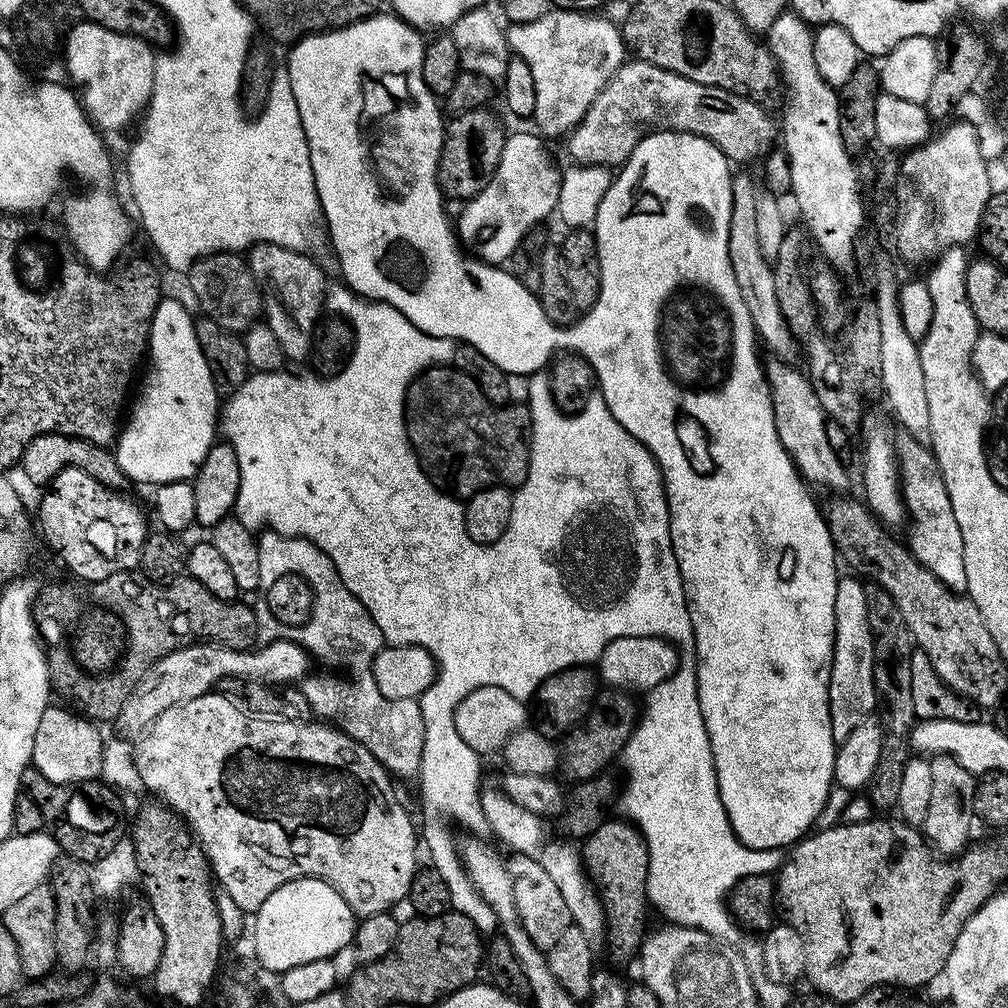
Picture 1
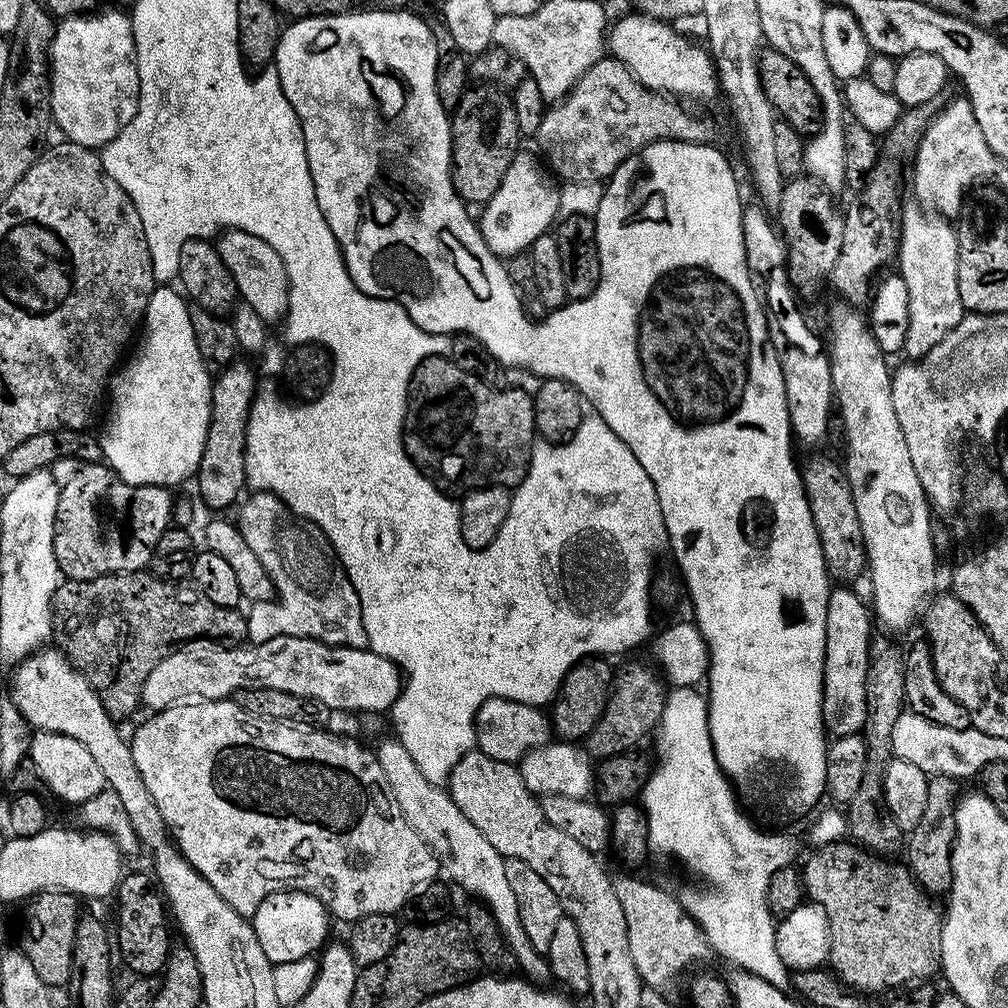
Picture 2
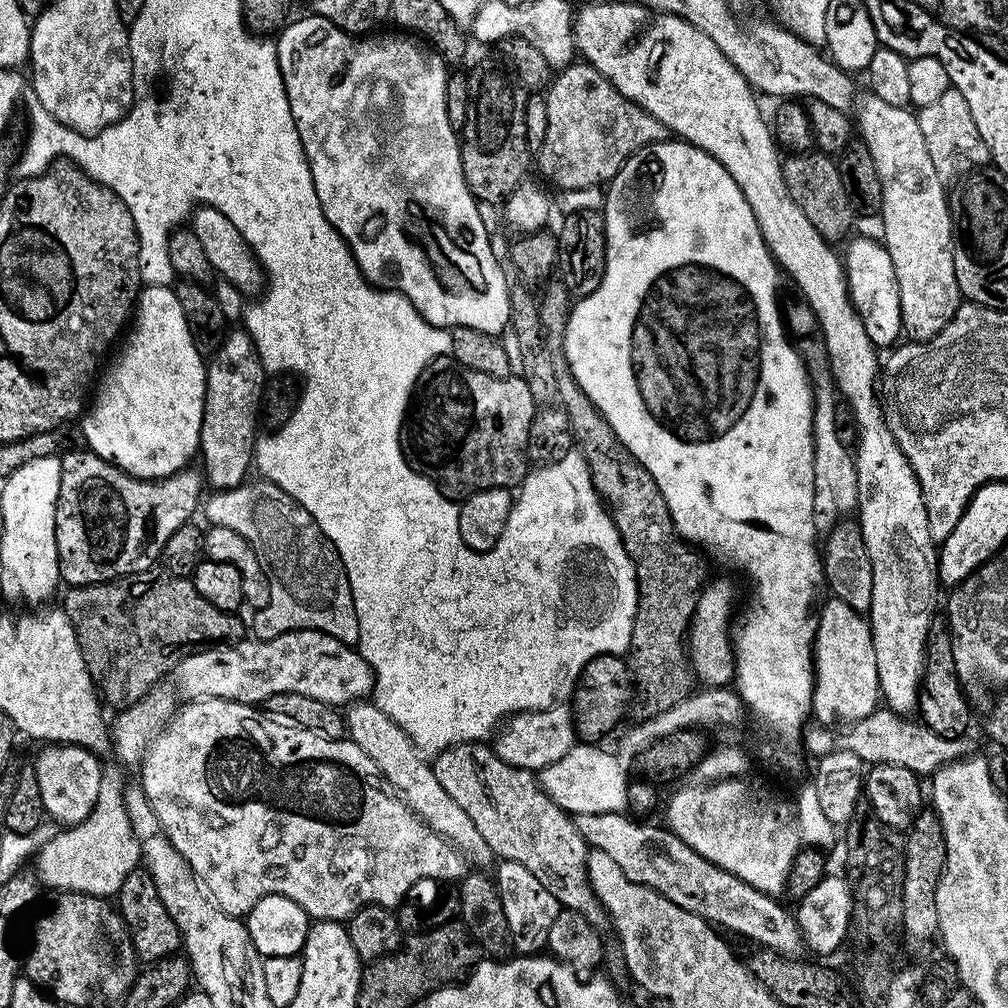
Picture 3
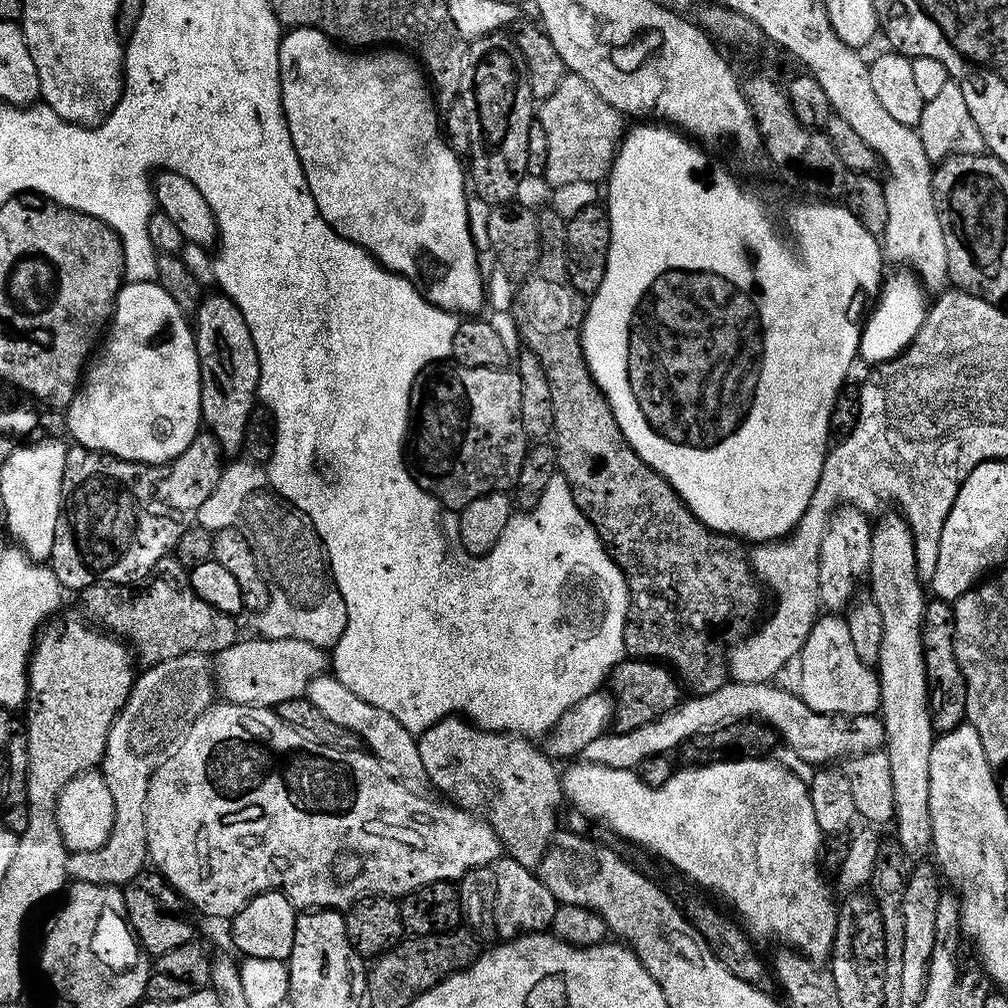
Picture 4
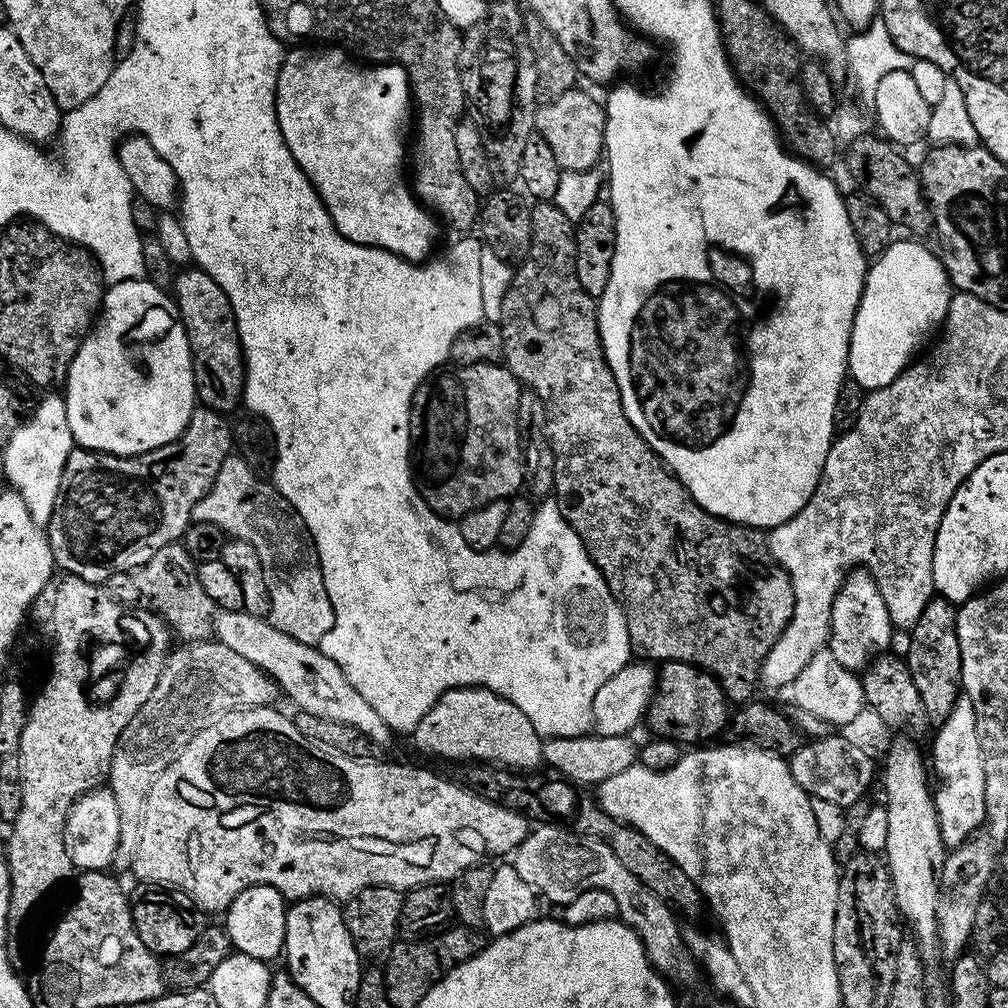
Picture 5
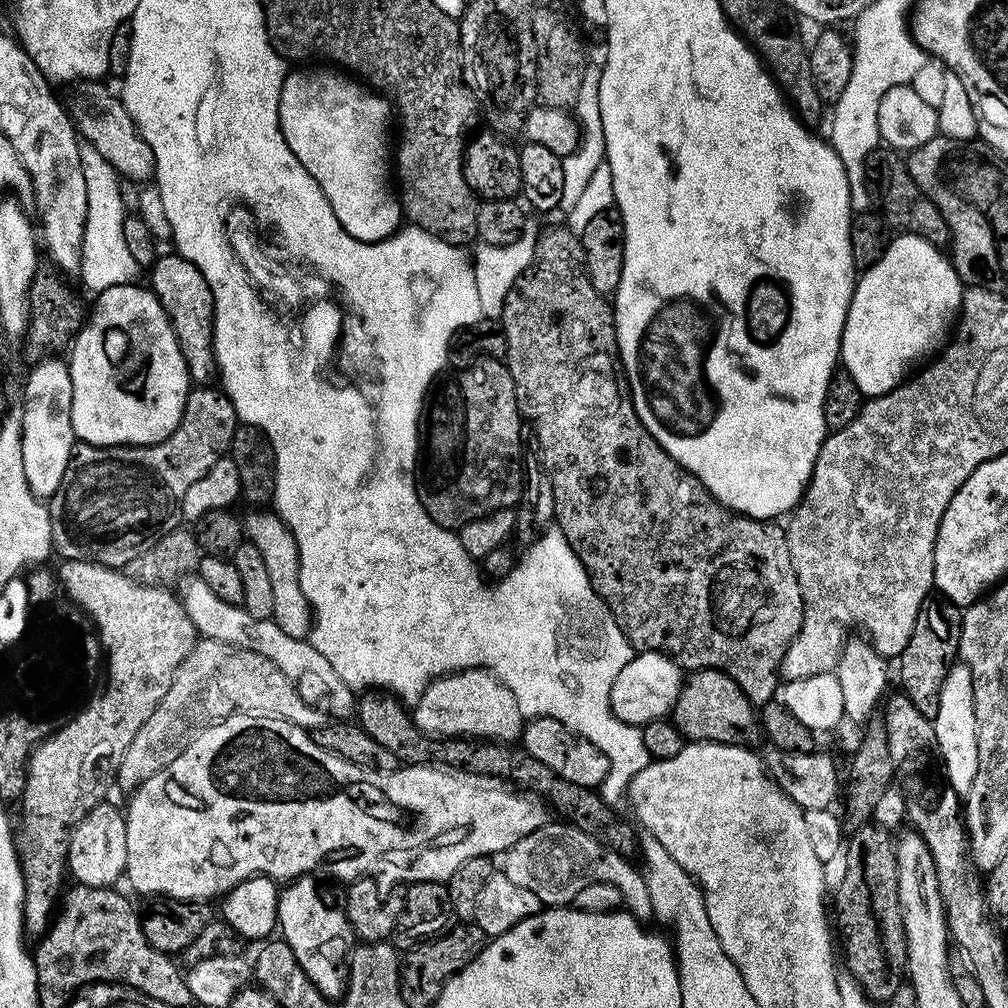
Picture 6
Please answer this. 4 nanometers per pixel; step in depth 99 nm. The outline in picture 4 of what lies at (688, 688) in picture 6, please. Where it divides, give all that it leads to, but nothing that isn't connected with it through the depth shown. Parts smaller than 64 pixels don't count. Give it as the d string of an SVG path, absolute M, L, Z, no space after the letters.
M651 658L621 660L612 667L611 684L610 695L614 701L611 727L617 732L629 732L638 726L646 726L646 722L654 722L662 714L675 708L681 699L681 685L672 669Z

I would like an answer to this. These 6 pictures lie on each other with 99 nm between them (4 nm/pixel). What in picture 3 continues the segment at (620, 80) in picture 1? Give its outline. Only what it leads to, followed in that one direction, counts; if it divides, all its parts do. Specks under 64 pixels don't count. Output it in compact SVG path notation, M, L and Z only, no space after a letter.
M573 62L559 69L546 89L546 142L538 153L540 172L560 190L604 186L635 152L669 136L667 126L627 100L594 66Z

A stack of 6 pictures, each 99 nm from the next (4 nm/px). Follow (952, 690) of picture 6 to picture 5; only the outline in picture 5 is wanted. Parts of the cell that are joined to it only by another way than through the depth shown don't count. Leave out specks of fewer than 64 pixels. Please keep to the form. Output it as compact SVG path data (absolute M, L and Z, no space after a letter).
M962 694L958 698L950 718L946 718L946 722L939 725L935 732L936 741L932 744L930 764L934 769L935 779L936 776L940 779L940 789L937 787L934 792L938 826L945 845L953 849L959 847L983 825L986 814L983 754L974 706L968 696Z

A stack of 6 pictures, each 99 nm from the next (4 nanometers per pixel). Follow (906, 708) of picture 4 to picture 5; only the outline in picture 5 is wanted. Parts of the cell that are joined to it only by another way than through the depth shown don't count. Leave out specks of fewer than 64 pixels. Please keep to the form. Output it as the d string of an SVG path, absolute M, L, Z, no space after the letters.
M904 734L897 736L900 737L889 746L888 753L884 756L884 764L882 760L882 804L888 809L886 844L882 852L885 857L888 856L886 867L891 876L899 915L906 921L908 928L912 927L912 932L916 935L920 959L931 962L932 959L937 959L940 951L935 911L938 910L940 875L946 845L938 826L934 792L931 787L928 789L930 772L926 767L925 753L923 756L919 746L914 741L907 740Z

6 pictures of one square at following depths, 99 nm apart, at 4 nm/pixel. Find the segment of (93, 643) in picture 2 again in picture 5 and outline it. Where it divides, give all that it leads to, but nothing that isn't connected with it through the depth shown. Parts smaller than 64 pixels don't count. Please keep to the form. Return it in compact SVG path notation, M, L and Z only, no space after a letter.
M183 543L167 544L141 568L112 577L110 591L125 606L136 606L139 600L152 600L151 611L163 619L177 641L210 640L214 636L218 609L214 602L210 602L206 590L202 590L196 566Z

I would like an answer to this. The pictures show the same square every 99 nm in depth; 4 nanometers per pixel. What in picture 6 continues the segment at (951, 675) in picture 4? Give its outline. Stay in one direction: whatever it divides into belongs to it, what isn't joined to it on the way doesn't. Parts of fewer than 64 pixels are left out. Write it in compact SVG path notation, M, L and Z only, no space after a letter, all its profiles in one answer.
M939 594L929 595L918 610L910 642L900 652L900 684L903 695L914 702L914 706L926 718L935 721L938 714L938 698L942 694L942 684L952 665L957 663L960 651L960 622L962 610L954 602Z

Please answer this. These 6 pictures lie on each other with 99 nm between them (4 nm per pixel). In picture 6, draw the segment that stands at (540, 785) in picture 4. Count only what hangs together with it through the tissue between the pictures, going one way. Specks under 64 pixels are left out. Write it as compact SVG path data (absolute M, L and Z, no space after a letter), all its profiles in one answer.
M464 668L430 681L411 709L412 721L424 735L433 738L459 736L493 742L521 739L526 717L518 710L518 698L507 686L484 668Z

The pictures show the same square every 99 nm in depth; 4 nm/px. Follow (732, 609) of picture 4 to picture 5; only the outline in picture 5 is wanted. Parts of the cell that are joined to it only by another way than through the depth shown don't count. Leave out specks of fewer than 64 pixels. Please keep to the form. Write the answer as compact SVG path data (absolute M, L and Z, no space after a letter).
M536 202L532 210L532 241L526 255L519 261L520 269L511 273L511 284L502 298L501 320L498 323L504 339L503 363L516 375L525 389L534 391L546 406L546 422L548 423L548 445L554 454L554 470L552 471L552 492L560 512L570 522L570 526L582 538L590 558L598 566L598 570L608 583L609 590L620 603L626 618L626 630L633 649L638 653L648 652L647 659L652 662L666 660L684 660L694 664L706 672L712 673L716 681L724 687L724 694L733 705L747 704L757 695L756 688L760 684L760 667L770 654L774 642L786 630L790 618L794 614L794 586L790 582L788 572L776 561L770 551L770 544L764 541L765 533L759 528L749 528L746 524L734 524L720 516L710 514L688 493L688 488L669 472L664 461L651 446L644 441L642 434L634 430L634 426L626 418L626 410L622 406L622 398L618 390L618 382L604 360L604 347L600 341L600 327L596 321L598 315L597 301L586 290L582 290L582 282L578 282L576 273L576 224L562 214L562 210L552 202Z

